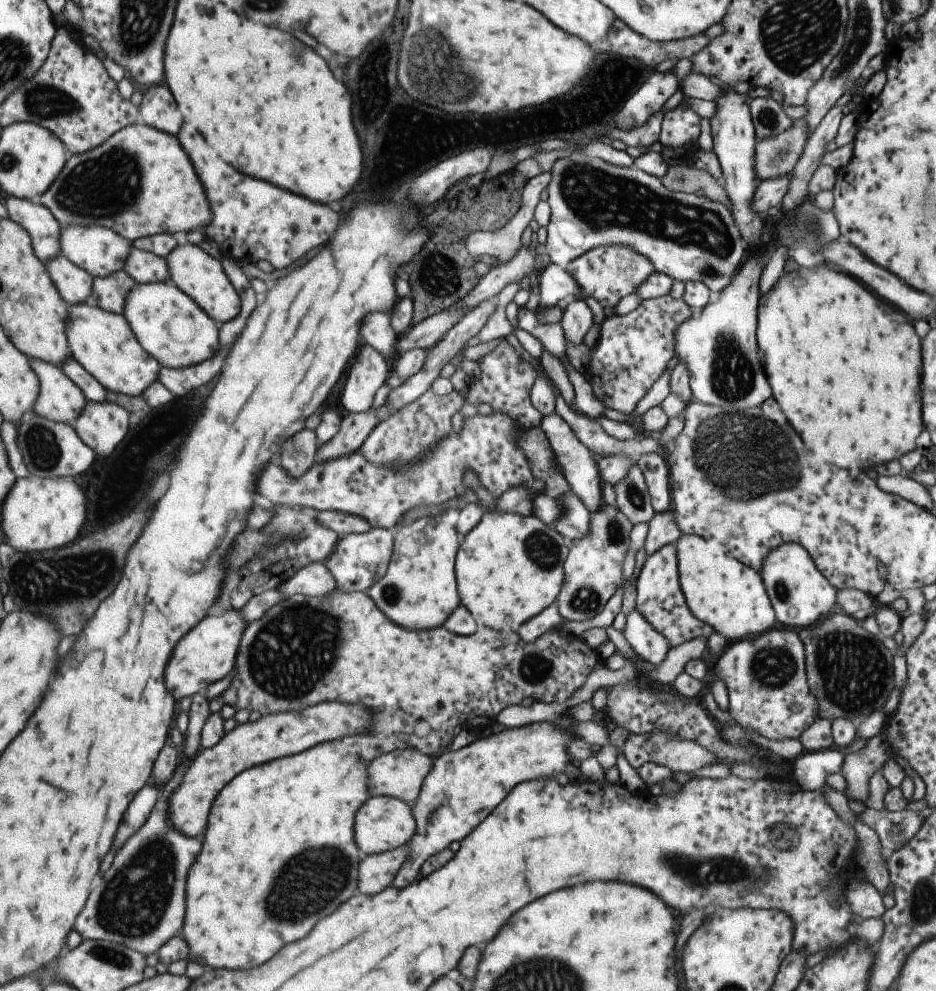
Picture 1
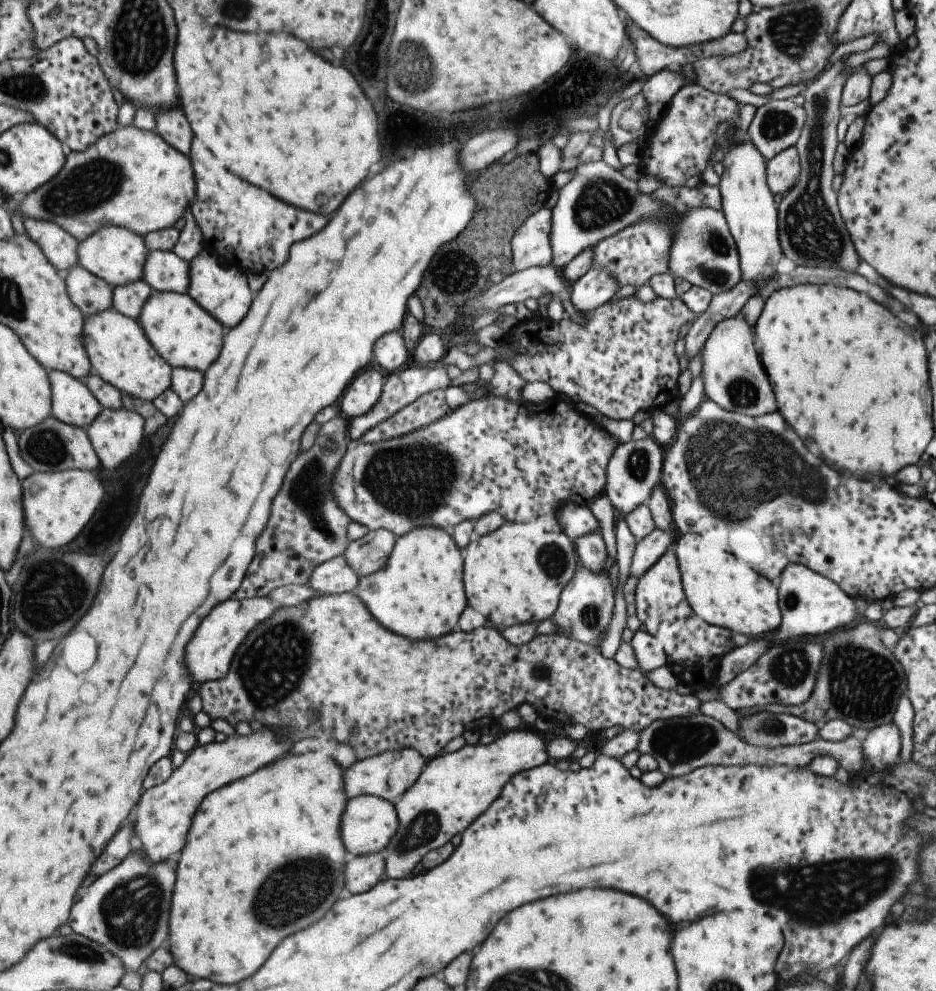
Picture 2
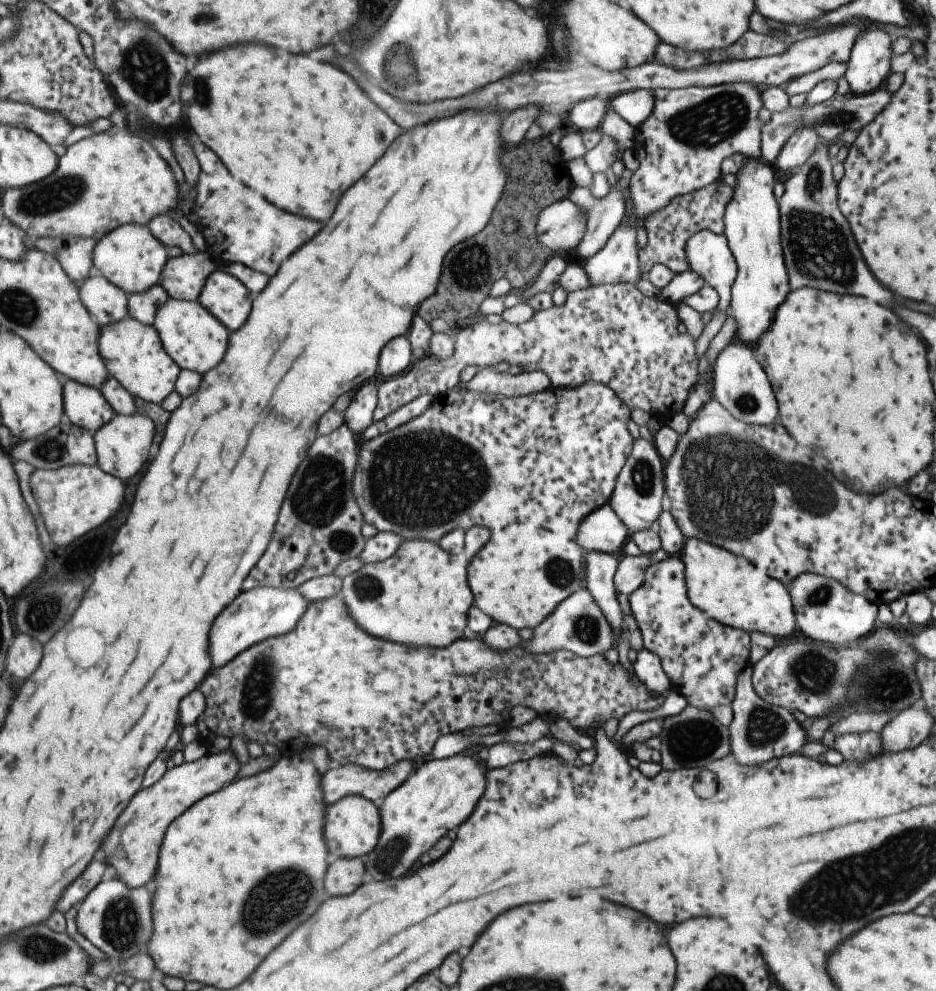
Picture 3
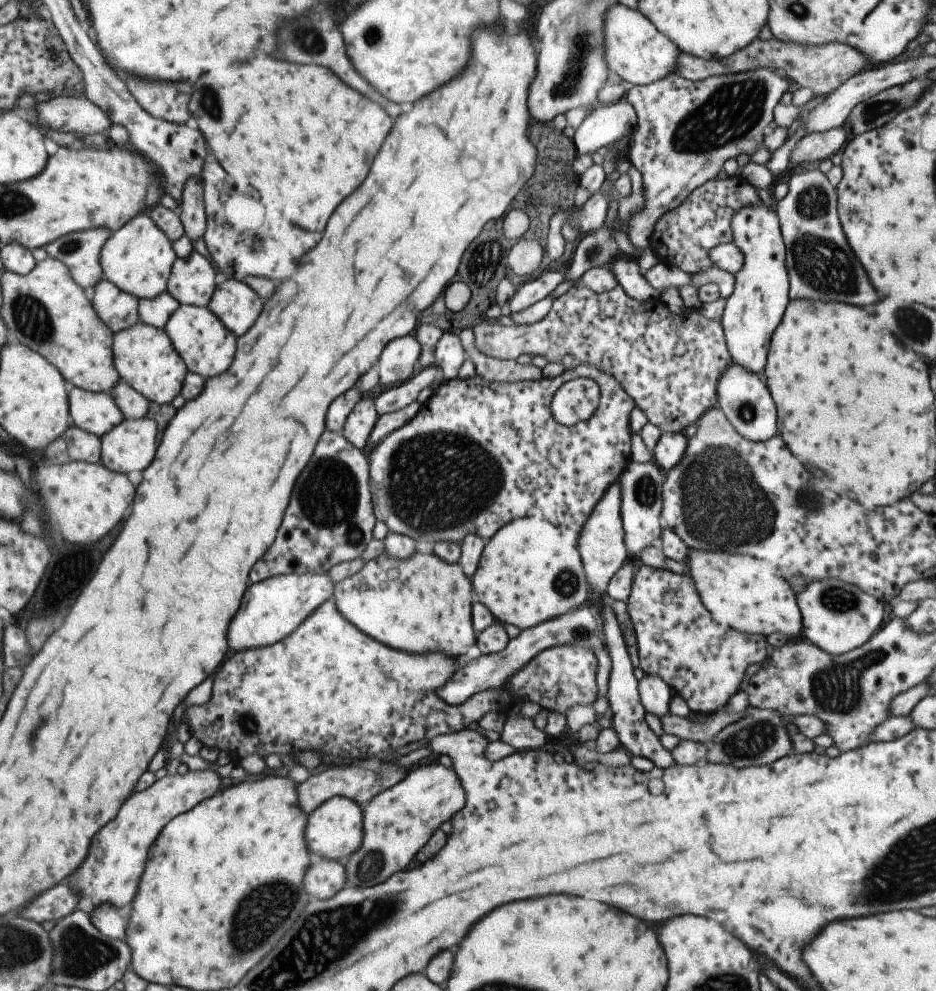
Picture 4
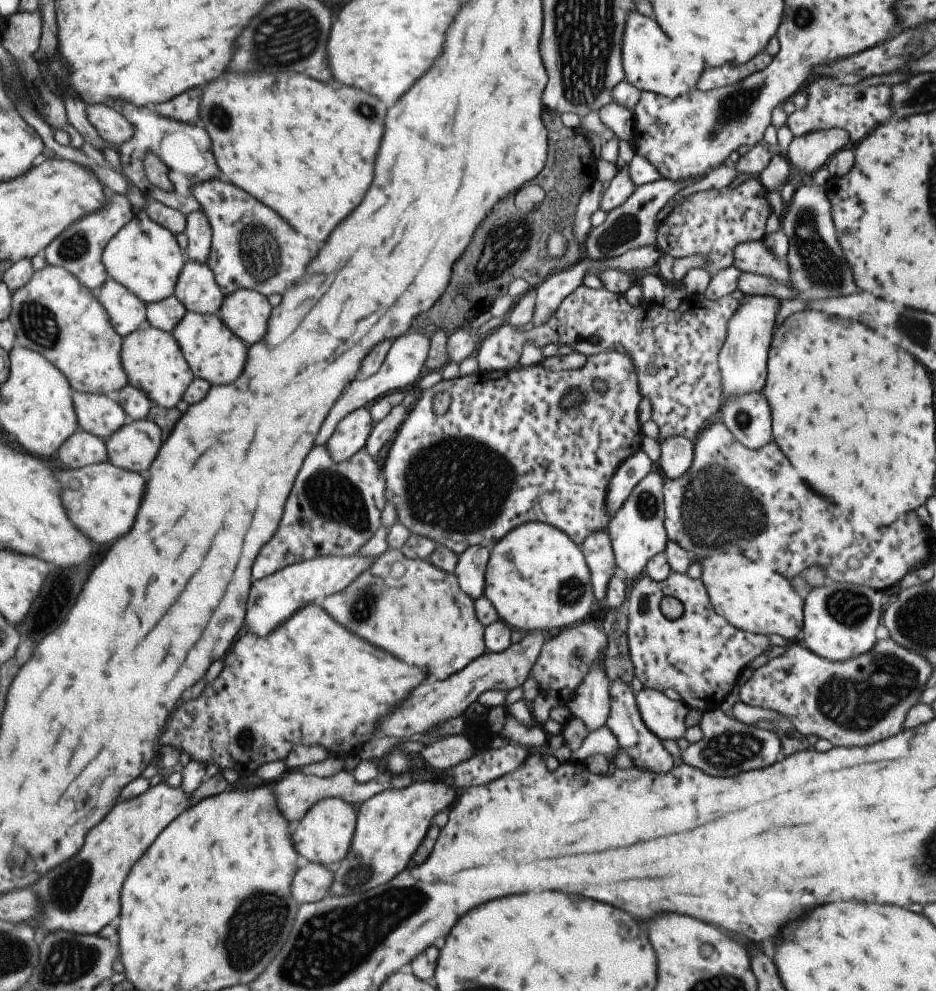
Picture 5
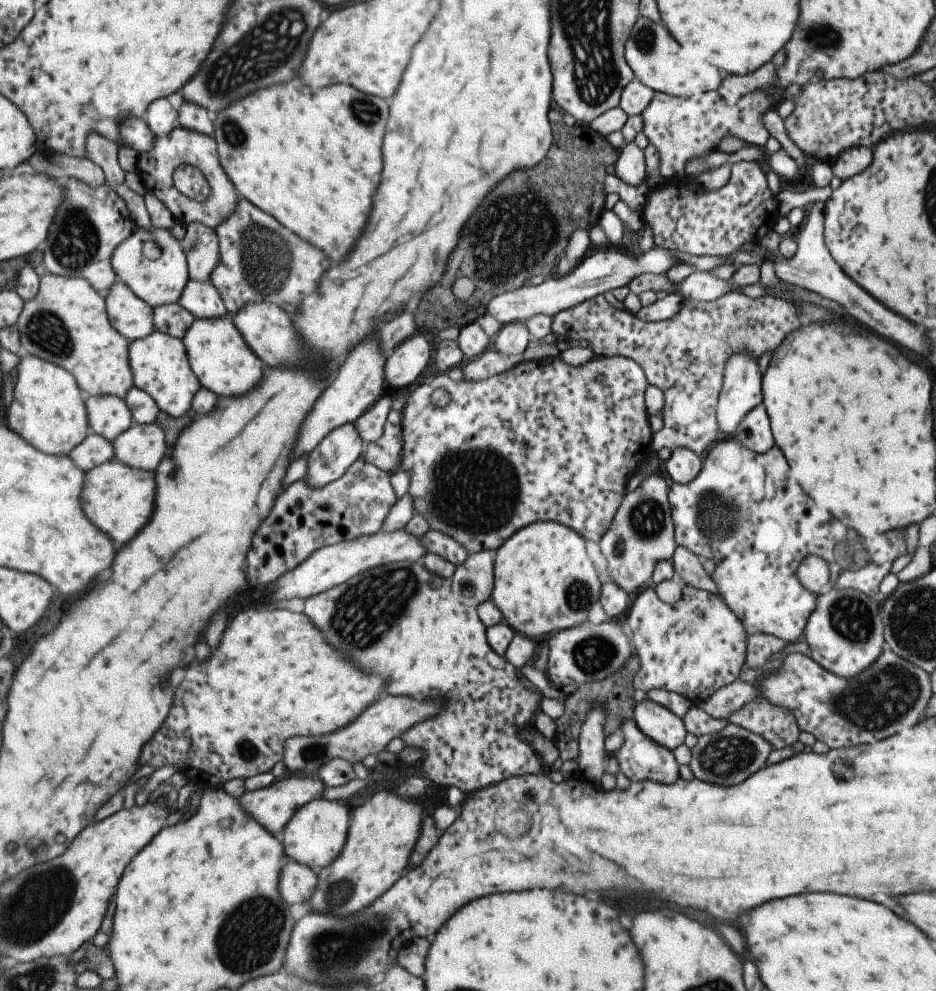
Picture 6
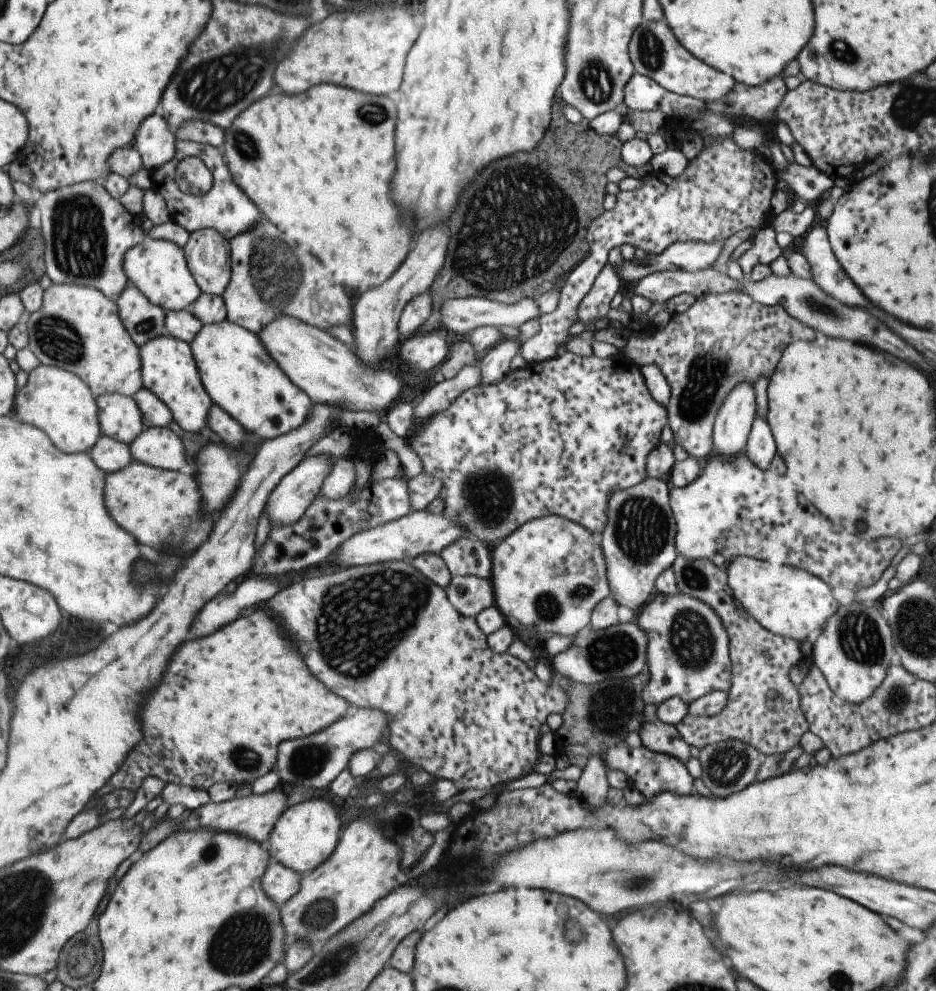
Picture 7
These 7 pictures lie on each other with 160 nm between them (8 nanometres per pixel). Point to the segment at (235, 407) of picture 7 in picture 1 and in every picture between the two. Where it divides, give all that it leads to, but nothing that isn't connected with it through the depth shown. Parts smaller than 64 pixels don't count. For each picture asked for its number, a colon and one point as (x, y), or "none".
1: (170, 327)
2: (183, 335)
3: (190, 336)
4: (205, 346)
5: (213, 353)
6: (218, 356)

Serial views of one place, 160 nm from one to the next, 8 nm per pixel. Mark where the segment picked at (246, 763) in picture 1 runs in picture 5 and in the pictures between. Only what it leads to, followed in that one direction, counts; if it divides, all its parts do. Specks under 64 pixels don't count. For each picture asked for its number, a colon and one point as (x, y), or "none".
2: (161, 819)
3: (131, 849)
4: (109, 874)
5: (80, 896)

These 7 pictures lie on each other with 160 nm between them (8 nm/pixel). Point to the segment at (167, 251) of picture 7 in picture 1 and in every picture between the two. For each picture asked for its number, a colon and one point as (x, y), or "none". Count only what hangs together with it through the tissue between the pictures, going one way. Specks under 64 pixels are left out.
1: (99, 251)
2: (118, 256)
3: (130, 258)
4: (137, 258)
5: (144, 257)
6: (157, 281)

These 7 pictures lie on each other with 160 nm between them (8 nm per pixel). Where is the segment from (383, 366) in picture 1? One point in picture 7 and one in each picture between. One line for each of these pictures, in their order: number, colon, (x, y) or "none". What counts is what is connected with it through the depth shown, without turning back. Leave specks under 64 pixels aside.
2: (365, 389)
3: (358, 415)
4: (359, 422)
5: (350, 434)
6: (339, 448)
7: (296, 490)

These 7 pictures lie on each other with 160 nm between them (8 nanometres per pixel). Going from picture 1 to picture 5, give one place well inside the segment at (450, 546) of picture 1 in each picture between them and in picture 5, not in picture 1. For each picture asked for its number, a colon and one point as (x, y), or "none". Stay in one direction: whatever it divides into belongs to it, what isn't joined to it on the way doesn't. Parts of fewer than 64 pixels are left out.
2: (419, 593)
3: (419, 596)
4: (422, 603)
5: (408, 607)

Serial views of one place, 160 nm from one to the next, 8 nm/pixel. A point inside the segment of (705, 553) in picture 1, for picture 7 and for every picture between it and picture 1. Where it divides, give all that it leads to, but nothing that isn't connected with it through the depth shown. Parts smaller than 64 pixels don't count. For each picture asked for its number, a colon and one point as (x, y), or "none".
2: (723, 592)
3: (730, 591)
4: (739, 593)
5: (750, 596)
6: (765, 602)
7: (787, 601)

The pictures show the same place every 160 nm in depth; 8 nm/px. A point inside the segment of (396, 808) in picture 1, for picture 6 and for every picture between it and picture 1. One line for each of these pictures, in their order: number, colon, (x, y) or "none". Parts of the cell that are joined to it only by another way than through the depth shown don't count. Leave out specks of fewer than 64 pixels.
2: (367, 823)
3: (351, 830)
4: (334, 829)
5: (324, 834)
6: (314, 835)

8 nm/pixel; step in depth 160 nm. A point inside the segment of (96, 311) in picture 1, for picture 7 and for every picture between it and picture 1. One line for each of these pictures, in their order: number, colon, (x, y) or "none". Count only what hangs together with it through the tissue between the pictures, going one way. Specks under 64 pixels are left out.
2: (120, 354)
3: (132, 352)
4: (143, 356)
5: (151, 359)
6: (158, 362)
7: (168, 371)

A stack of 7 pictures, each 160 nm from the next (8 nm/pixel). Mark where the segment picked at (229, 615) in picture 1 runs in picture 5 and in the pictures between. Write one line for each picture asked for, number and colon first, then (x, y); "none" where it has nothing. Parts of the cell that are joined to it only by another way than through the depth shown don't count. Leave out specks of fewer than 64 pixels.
2: (208, 656)
3: (269, 611)
4: (269, 610)
5: (272, 600)

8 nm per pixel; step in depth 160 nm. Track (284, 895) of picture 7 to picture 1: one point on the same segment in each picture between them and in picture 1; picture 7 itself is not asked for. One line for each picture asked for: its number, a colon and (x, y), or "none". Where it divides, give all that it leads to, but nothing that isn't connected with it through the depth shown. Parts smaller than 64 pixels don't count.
1: (375, 872)
2: (362, 872)
3: (343, 875)
4: (324, 877)
5: (311, 881)
6: (297, 882)

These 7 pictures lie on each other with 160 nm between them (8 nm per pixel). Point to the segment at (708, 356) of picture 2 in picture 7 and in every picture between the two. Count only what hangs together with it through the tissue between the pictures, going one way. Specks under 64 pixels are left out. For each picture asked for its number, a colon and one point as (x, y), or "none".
3: (738, 383)
4: (742, 396)
5: (747, 417)
6: (753, 432)
7: (760, 448)

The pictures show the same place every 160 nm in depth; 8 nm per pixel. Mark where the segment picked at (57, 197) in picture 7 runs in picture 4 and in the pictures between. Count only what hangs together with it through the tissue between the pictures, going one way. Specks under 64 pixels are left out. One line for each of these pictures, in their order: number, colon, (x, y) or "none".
4: (81, 251)
5: (79, 249)
6: (92, 221)

